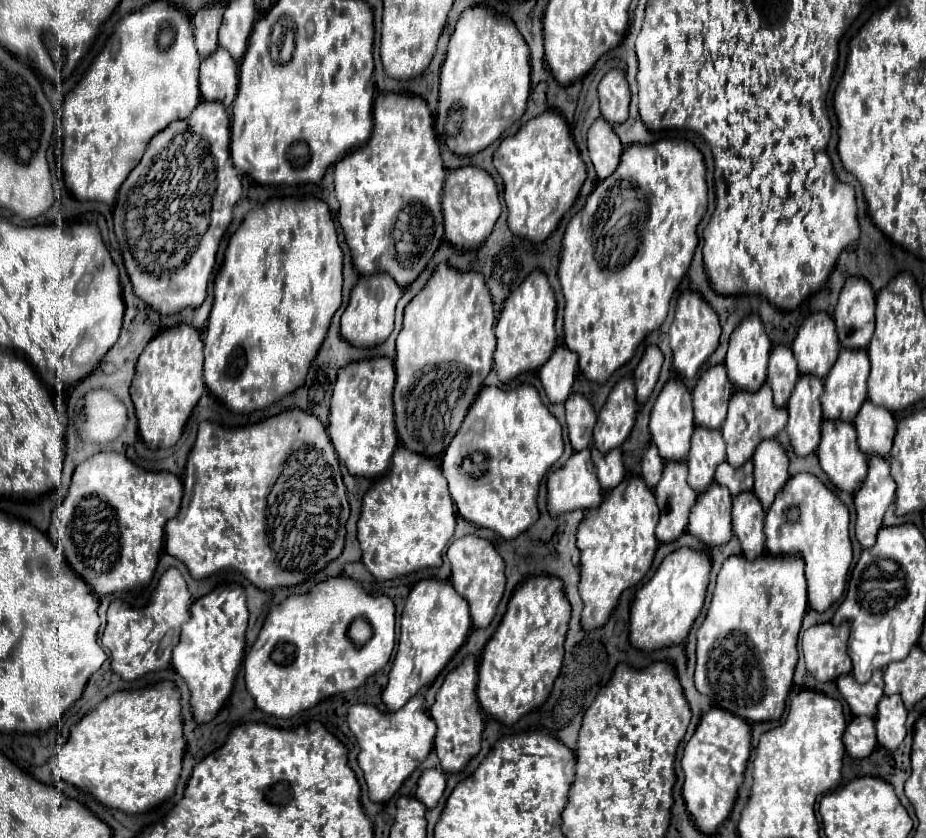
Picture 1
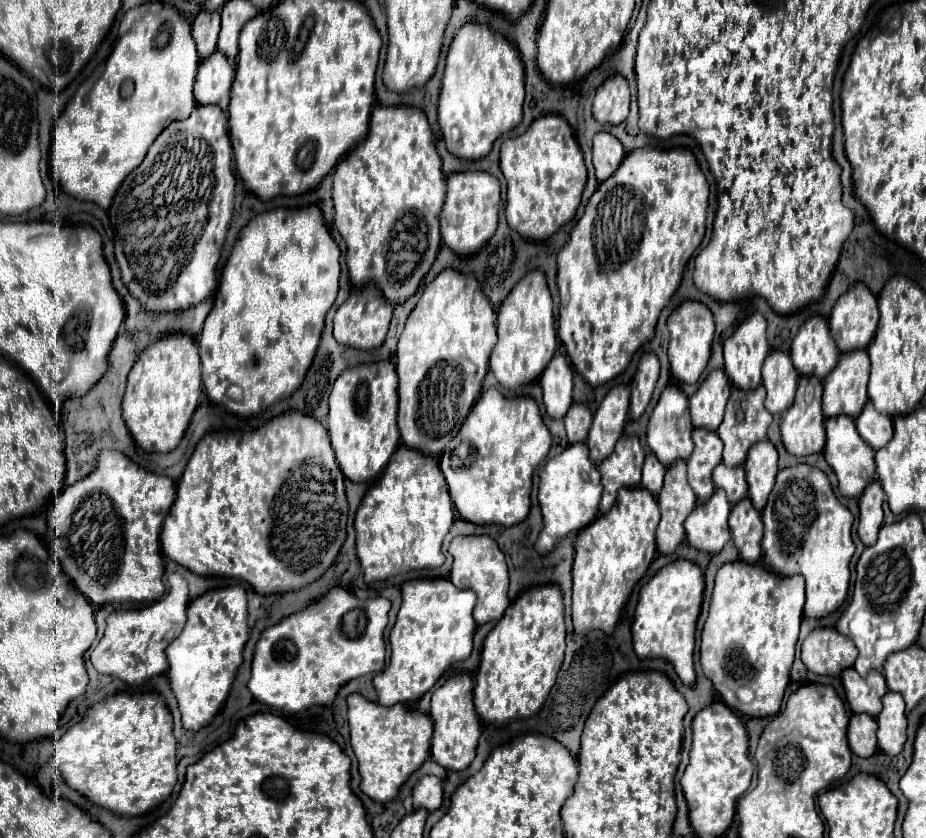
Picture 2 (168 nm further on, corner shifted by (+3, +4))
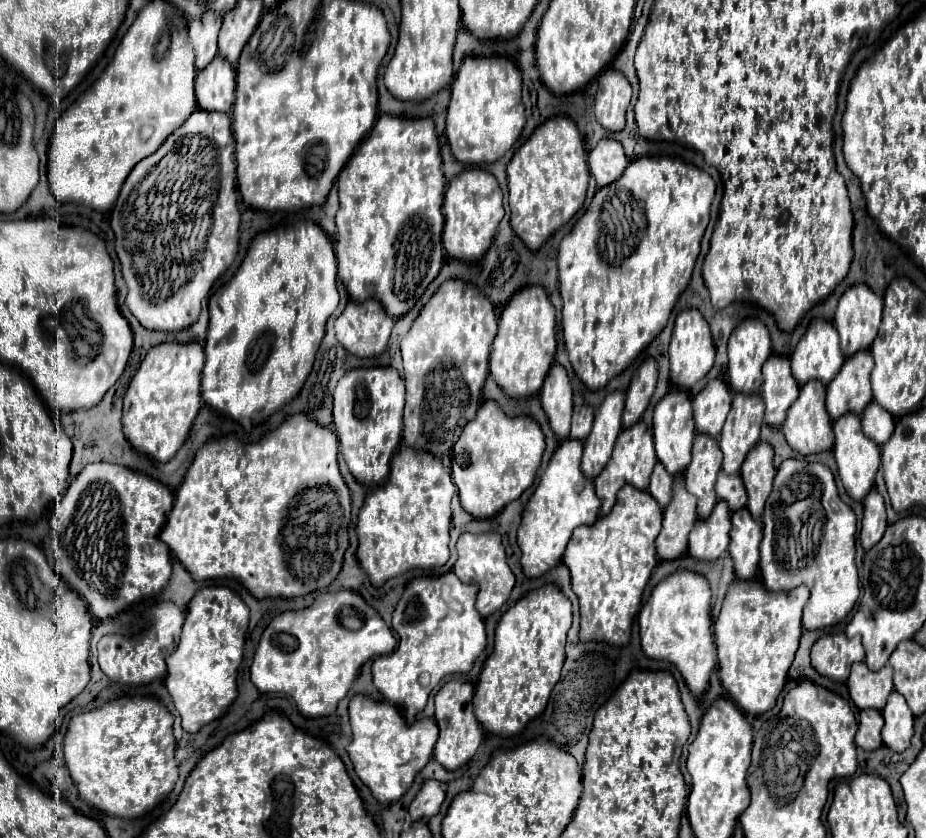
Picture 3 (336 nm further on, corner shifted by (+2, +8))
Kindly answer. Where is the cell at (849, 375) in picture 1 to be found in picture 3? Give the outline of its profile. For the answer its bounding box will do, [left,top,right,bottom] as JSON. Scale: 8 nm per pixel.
[827,350,873,420]

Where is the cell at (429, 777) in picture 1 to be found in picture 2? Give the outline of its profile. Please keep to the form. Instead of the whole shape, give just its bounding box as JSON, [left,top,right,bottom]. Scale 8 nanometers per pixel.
[414,776,442,810]

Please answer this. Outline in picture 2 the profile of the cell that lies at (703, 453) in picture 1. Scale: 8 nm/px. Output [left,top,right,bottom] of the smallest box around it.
[688,428,724,502]

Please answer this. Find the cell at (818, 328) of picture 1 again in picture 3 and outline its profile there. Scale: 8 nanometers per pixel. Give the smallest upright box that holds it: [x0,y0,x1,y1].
[791,320,845,386]

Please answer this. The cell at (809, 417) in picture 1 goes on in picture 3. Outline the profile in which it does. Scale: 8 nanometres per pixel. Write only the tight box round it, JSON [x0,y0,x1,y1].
[781,382,835,454]

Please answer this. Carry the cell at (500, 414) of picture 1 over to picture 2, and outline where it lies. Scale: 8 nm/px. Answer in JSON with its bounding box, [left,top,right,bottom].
[440,388,552,528]

